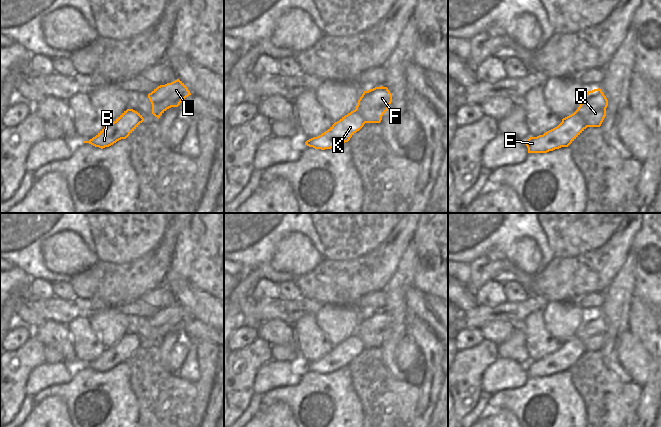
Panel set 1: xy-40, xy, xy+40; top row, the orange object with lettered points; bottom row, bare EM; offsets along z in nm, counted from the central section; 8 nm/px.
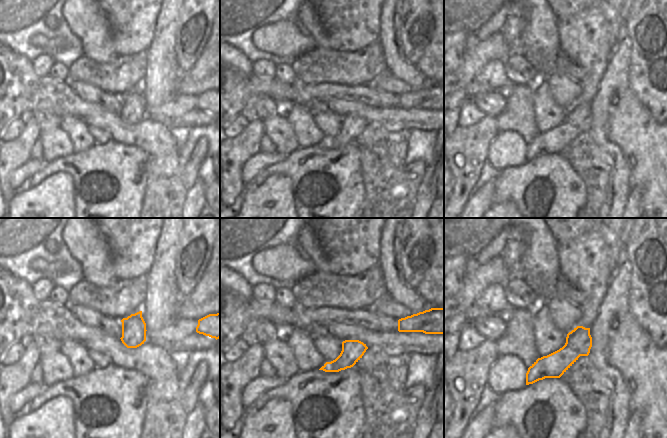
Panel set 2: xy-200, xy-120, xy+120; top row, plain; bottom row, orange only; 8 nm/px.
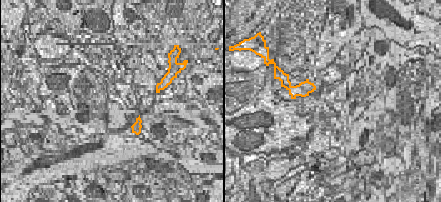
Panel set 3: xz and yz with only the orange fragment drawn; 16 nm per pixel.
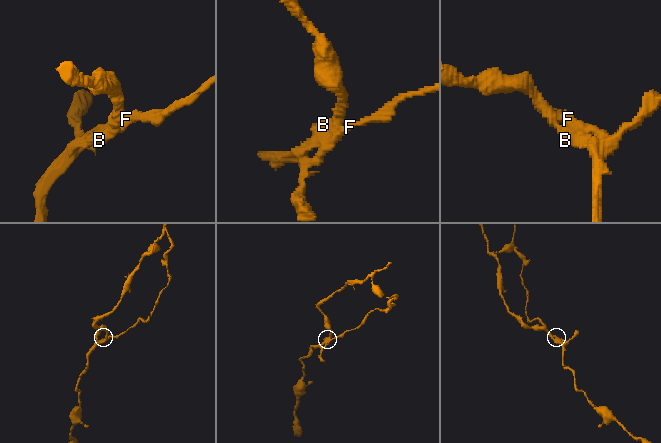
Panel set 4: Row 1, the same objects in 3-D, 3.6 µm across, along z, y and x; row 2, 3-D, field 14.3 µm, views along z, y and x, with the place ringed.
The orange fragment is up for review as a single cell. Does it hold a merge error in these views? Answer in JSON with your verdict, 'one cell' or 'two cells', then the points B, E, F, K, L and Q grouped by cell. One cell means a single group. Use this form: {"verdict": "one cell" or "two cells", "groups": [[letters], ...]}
{"verdict": "two cells", "groups": [["B", "E", "K"], ["F", "L", "Q"]]}

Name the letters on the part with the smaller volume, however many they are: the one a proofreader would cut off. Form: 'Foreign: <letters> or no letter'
Foreign: F, L, Q.

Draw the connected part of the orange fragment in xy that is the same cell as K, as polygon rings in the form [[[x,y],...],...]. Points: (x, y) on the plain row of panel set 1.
[[[355,333],[335,346],[321,359],[307,364],[305,369],[321,374],[337,371],[348,366],[365,347],[366,344],[362,337]]]

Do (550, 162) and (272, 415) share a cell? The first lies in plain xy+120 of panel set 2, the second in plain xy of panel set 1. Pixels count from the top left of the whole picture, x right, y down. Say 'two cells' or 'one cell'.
two cells

